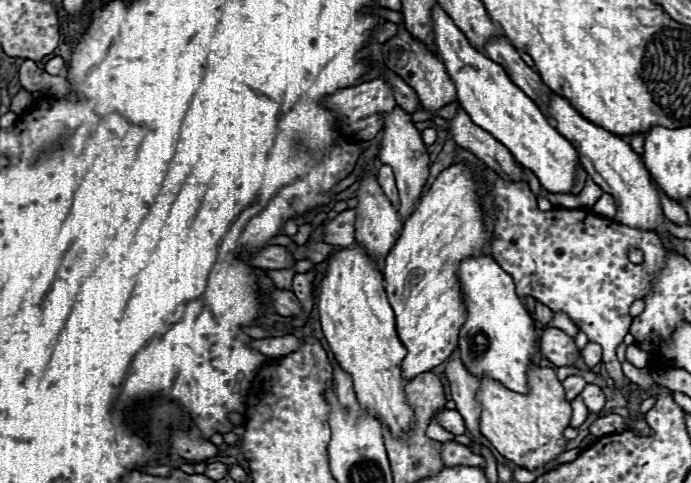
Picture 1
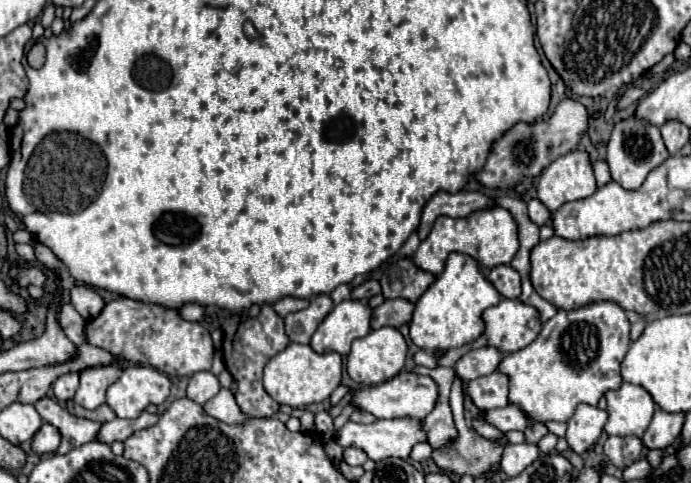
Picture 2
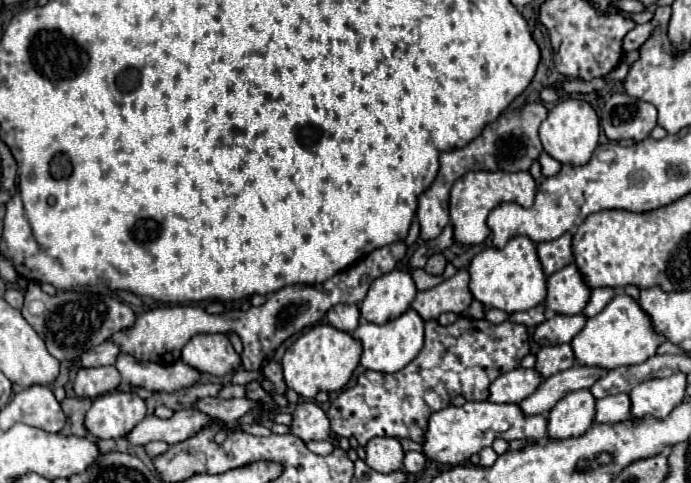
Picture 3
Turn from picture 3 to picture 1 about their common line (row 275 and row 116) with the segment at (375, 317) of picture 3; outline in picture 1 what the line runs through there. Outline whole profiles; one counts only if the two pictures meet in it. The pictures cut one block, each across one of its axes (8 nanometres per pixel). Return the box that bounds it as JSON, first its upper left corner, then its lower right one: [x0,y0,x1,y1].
[378,108,428,220]

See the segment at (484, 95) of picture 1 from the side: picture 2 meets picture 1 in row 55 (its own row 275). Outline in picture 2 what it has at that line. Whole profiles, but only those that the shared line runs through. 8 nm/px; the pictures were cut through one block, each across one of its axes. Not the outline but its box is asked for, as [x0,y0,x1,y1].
[410,252,500,350]

